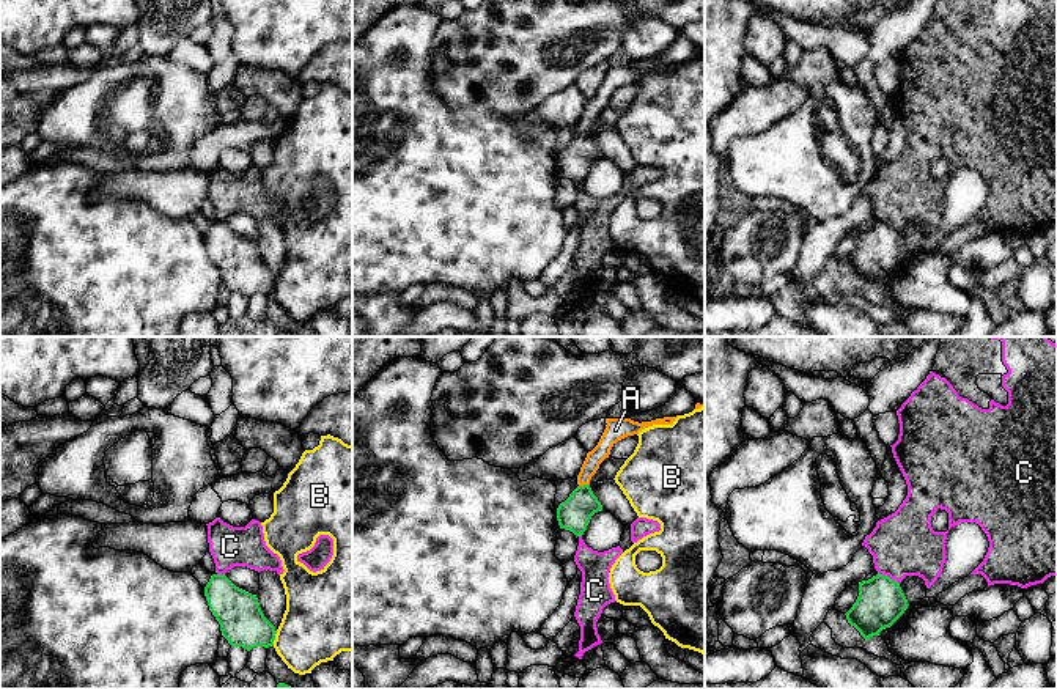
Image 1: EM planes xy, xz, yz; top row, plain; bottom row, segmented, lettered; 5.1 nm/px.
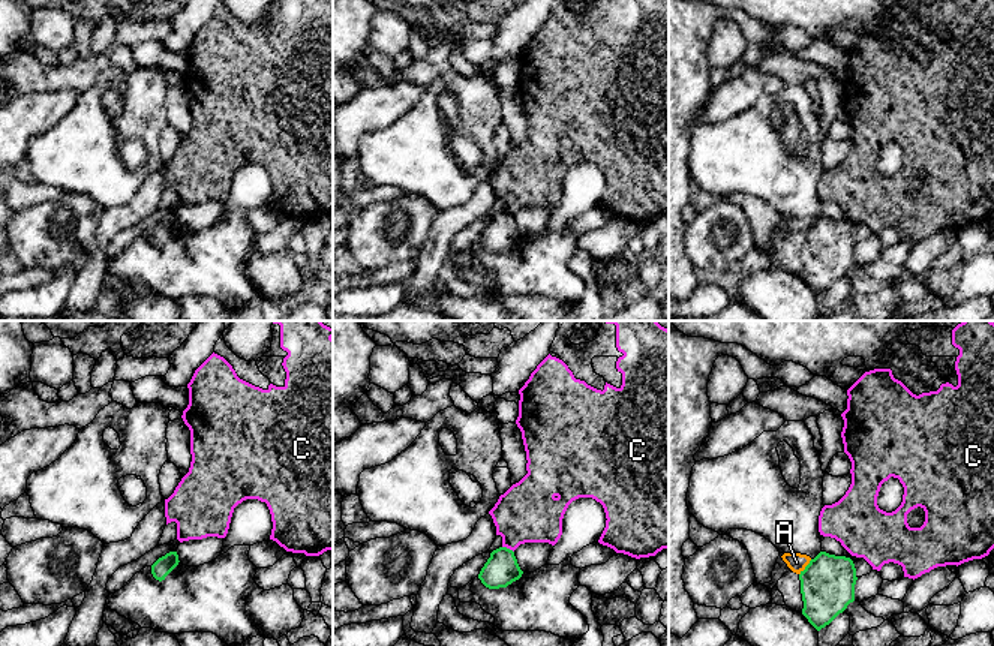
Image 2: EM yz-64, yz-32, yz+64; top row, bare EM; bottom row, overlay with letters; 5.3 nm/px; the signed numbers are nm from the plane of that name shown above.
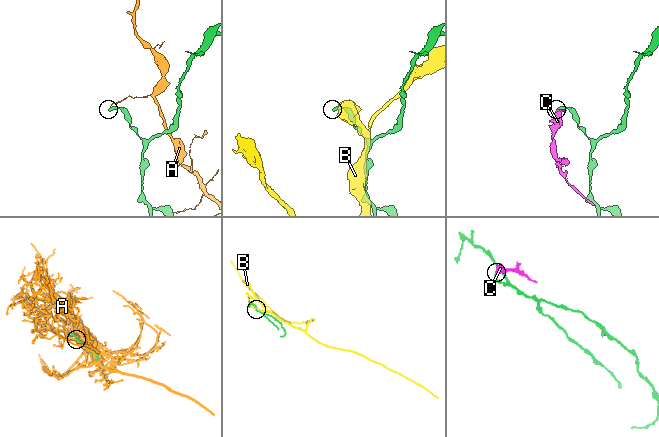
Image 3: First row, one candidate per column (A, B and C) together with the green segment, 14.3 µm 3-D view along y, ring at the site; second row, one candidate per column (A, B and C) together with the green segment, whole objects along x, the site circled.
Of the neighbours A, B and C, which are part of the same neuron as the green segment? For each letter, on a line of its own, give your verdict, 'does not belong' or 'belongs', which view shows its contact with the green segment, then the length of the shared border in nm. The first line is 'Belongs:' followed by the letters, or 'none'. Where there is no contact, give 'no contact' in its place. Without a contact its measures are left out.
Belongs: none
A: does not belong | xz | 60 nm
B: does not belong | xy | 80 nm
C: does not belong | yz | 130 nm

